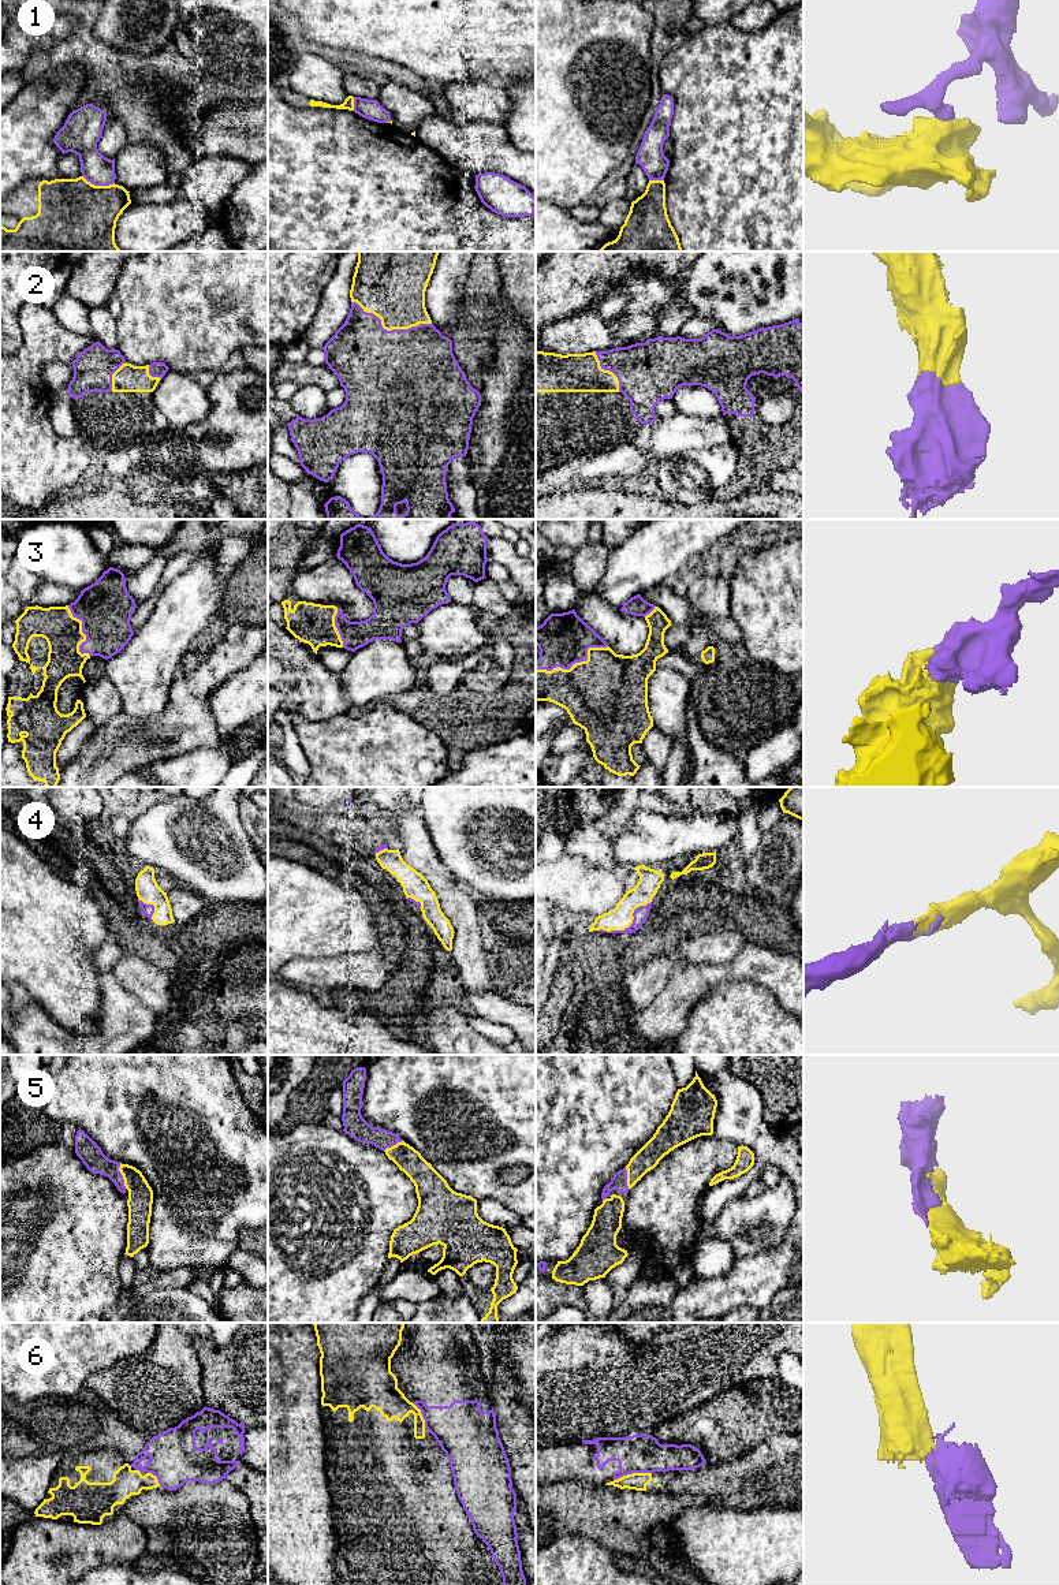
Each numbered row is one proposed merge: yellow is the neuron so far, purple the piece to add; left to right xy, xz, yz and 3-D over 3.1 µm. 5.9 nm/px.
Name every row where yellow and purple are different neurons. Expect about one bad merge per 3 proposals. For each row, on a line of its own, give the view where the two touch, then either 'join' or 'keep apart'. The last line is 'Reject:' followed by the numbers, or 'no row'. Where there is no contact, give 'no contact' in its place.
1: xy | keep apart
2: xz | join
3: yz | join
4: yz | join
5: xy | join
6: yz | keep apart
Reject: 1, 6

